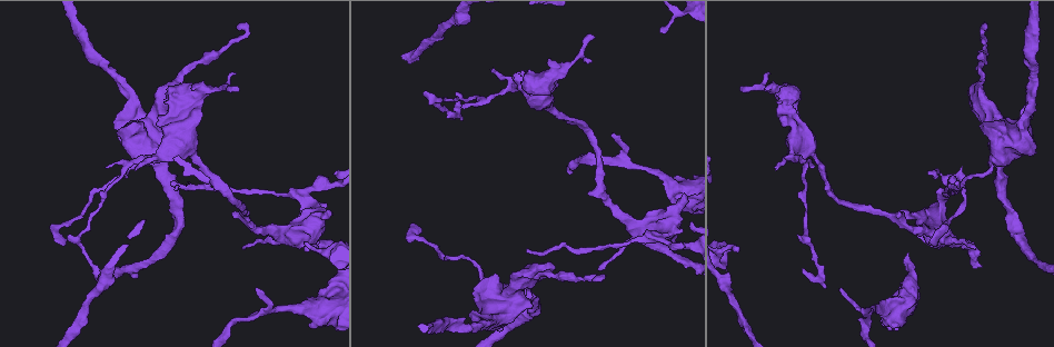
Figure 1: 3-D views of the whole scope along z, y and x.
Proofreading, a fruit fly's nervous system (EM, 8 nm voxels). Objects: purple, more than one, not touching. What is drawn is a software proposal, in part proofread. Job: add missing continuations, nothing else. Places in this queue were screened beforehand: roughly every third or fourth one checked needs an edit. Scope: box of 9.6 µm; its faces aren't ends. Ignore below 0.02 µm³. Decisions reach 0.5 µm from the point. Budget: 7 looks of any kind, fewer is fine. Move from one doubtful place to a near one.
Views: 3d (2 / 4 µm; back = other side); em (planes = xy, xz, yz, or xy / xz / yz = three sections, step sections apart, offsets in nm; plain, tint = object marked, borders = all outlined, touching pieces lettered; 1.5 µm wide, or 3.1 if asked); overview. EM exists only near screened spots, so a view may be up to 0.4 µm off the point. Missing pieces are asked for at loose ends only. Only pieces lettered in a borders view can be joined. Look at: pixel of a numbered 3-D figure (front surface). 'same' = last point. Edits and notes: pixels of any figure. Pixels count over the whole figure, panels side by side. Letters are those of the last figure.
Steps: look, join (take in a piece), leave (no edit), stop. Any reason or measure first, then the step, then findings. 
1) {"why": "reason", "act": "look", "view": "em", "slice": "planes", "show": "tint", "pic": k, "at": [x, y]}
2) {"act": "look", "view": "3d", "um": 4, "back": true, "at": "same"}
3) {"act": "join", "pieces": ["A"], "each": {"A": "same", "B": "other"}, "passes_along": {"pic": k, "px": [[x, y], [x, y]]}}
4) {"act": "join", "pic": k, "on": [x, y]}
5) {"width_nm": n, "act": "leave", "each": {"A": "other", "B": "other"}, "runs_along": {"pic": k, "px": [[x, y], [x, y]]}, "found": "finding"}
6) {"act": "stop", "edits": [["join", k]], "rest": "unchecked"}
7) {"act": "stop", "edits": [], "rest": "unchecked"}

{"why": "end of a long branch", "act": "look", "view": "3d", "um": 2, "pic": 1, "at": [172, 184]}

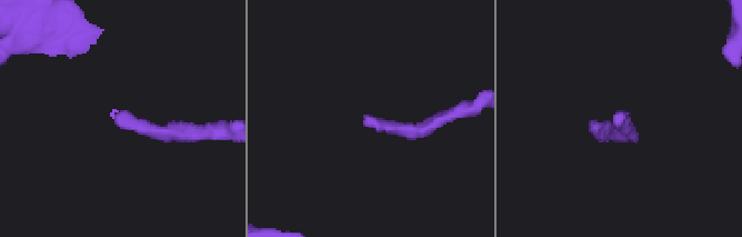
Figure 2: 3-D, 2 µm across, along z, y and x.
{"why": "need the tissue", "act": "look", "view": "em", "slice": "planes", "show": "borders", "pic": 2, "at": [617, 125]}

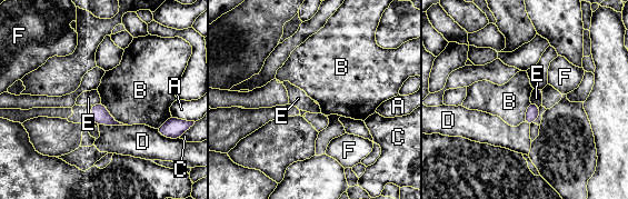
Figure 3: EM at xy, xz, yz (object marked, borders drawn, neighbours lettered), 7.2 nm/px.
{"act": "leave", "each": {"A": "other", "B": "other", "C": "other", "D": "other", "E": "other", "F": "other"}, "border": {"pic": 3, "px": [[101, 102], [116, 120], [126, 125]]}, "found": "no lettered piece goes on from it"}

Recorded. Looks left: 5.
{"why": "thick end", "act": "look", "view": "em", "slice": "planes", "show": "borders", "pic": 1, "at": [783, 126]}

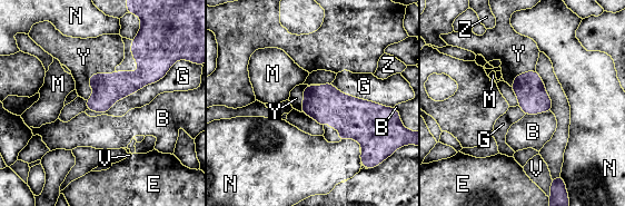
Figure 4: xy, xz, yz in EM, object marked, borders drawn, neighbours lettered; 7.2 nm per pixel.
{"act": "join", "pieces": ["Y"], "each": {"B": "other", "E": "other", "G": "other", "M": "other", "N": "other", "V": "other", "Y": "same", "Z": "other"}, "found": "it goes on there"}

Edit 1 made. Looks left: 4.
{"act": "look", "view": "em", "slice": "xy", "step": 4, "show": "borders", "pic": 1, "at": [661, 30]}

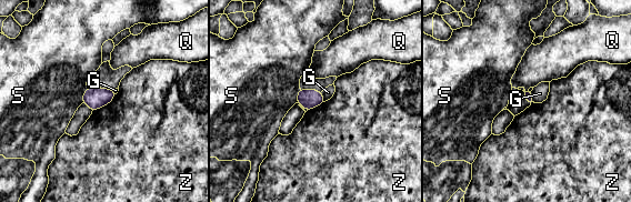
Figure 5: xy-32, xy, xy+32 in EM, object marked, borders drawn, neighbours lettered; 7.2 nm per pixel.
{"act": "look", "view": "em", "slice": "planes", "show": "borders", "at": "same"}

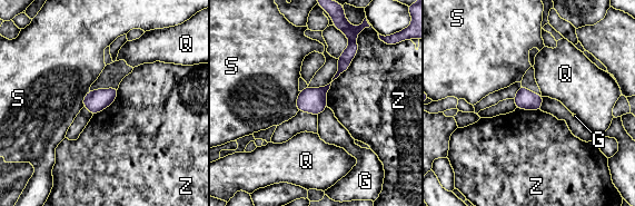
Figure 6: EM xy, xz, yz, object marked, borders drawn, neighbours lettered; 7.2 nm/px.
{"act": "leave", "each": {"G": "other", "Q": "other", "S": "other", "Z": "other"}, "border": {"pic": 6, "px": [[300, 91], [297, 98], [297, 110]]}, "found": "none of them fits"}

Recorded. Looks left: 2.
{"act": "stop", "edits": [["join", 4]], "rest": "unchecked"}

